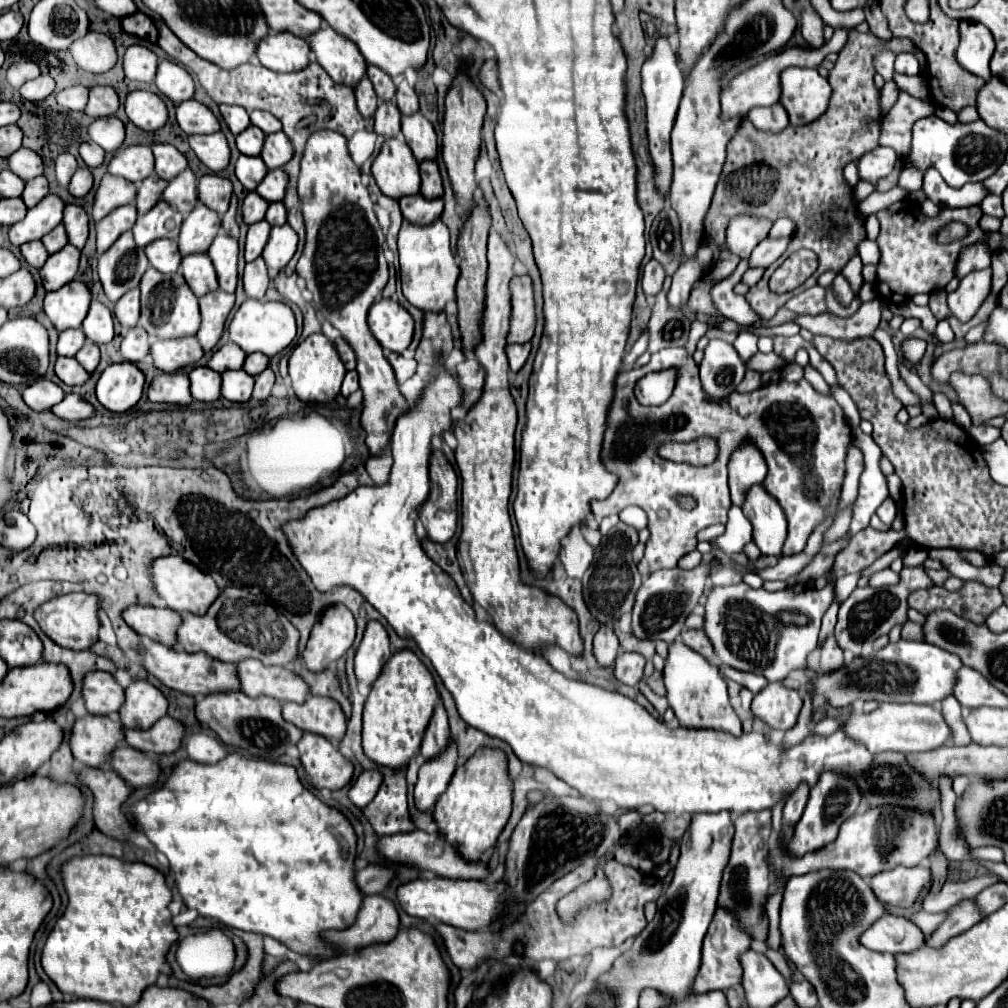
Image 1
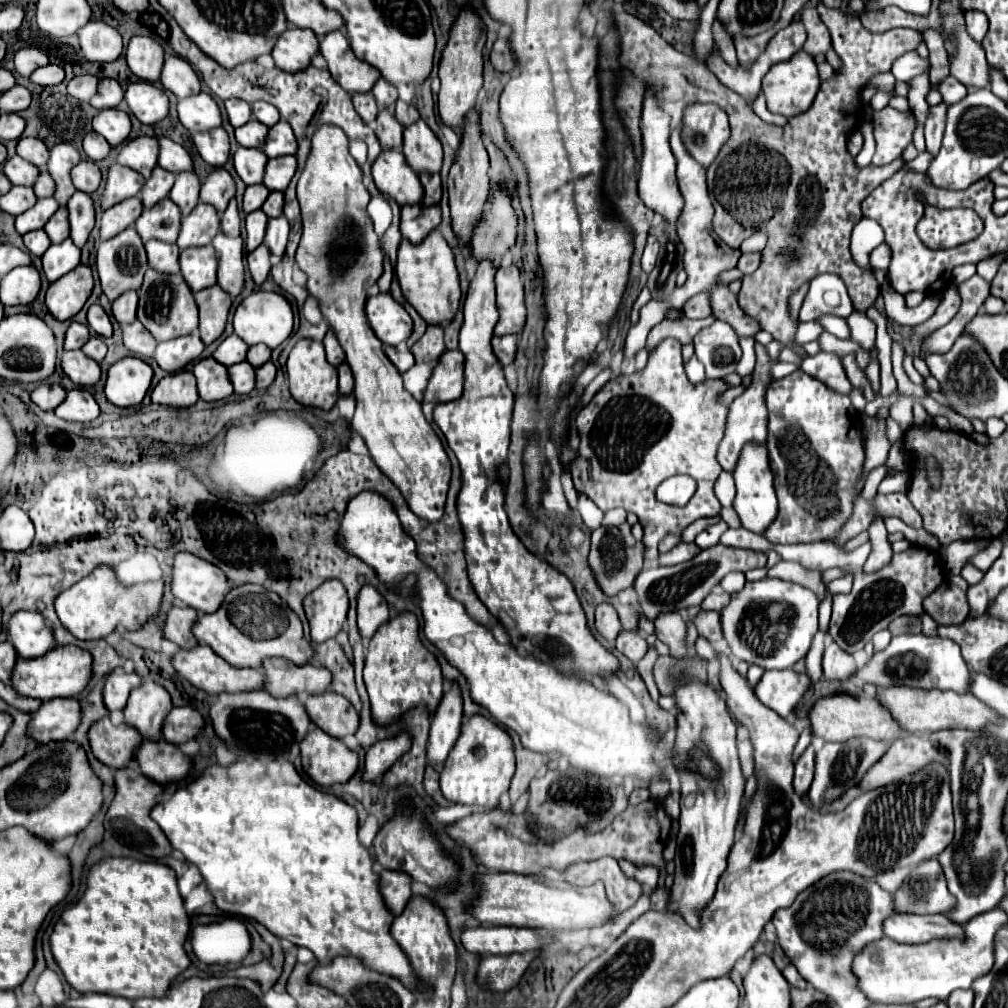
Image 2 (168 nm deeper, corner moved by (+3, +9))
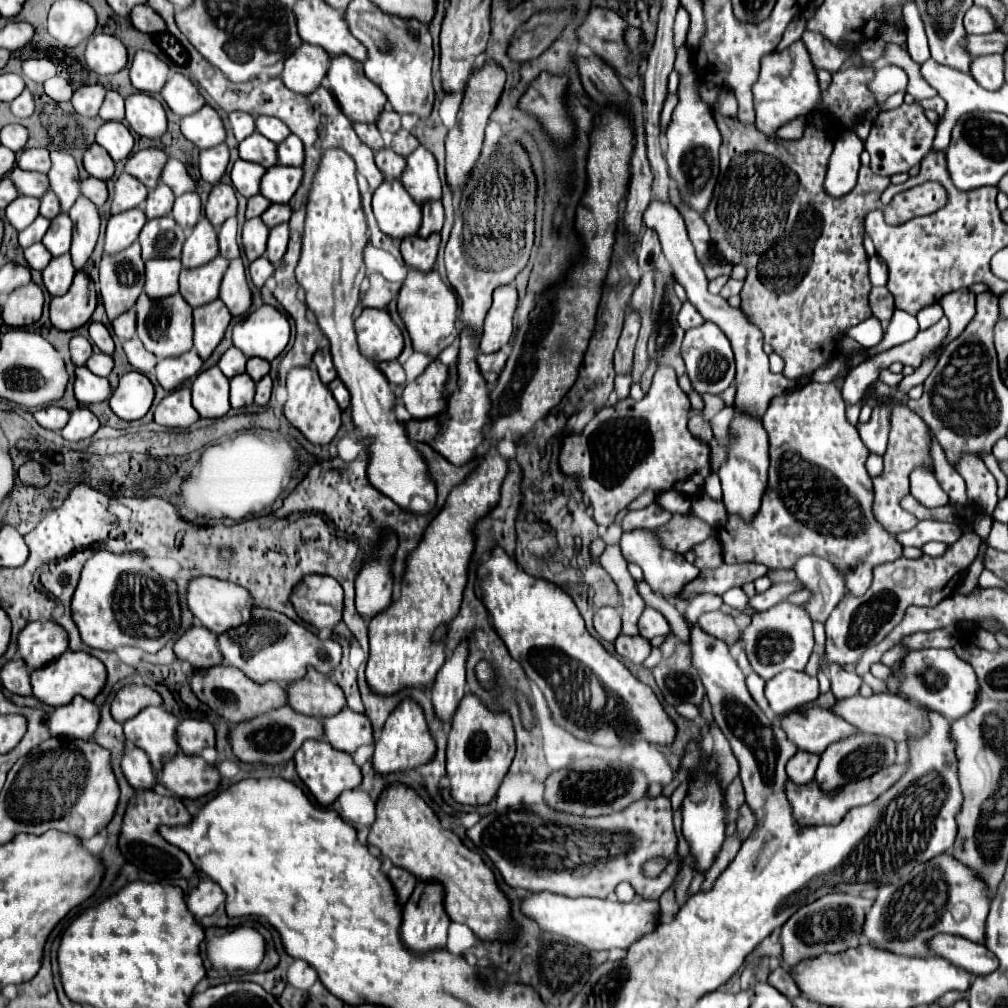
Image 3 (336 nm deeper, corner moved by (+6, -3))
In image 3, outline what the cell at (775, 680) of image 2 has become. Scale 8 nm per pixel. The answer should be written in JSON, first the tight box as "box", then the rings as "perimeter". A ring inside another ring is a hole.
{"box":[765,669,819,713],"perimeter":[[[787,669],[767,681],[765,695],[769,697],[773,713],[789,713],[819,697],[817,677],[811,677],[805,671]]]}

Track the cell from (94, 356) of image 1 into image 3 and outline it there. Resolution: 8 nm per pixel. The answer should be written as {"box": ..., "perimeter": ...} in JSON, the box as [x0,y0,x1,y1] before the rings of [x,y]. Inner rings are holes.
{"box":[87,353,113,377],"perimeter":[[[107,353],[91,355],[91,359],[87,361],[87,369],[99,377],[107,377],[113,371],[113,357]]]}

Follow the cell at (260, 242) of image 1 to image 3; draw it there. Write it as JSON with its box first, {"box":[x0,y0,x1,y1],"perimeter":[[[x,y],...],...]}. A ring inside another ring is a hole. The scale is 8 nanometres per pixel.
{"box":[243,217,269,261],"perimeter":[[[261,217],[247,219],[247,223],[243,225],[243,247],[249,261],[255,261],[265,253],[267,237],[269,237],[269,229],[261,221]]]}

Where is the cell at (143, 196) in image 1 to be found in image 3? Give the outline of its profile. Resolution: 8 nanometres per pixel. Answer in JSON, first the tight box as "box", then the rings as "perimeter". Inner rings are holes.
{"box":[145,183,175,219],"perimeter":[[[159,183],[147,195],[147,201],[145,201],[145,215],[147,215],[147,219],[157,219],[157,217],[169,215],[171,207],[173,207],[173,201],[175,201],[173,191],[165,183]]]}

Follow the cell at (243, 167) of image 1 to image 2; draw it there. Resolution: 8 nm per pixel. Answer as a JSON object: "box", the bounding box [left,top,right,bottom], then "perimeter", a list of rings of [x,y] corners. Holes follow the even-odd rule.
{"box":[234,147,266,185],"perimeter":[[[238,147],[234,153],[234,169],[240,175],[240,179],[246,185],[256,185],[262,183],[264,177],[264,167],[266,167],[266,155],[260,149],[248,149],[248,147]]]}

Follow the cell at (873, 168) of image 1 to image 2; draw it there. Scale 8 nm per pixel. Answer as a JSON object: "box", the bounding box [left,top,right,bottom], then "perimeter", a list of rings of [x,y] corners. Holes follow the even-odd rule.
{"box":[872,107,914,165],"perimeter":[[[884,107],[882,111],[876,111],[874,113],[874,137],[878,137],[878,147],[872,157],[872,165],[888,165],[896,157],[900,157],[904,147],[912,141],[912,133],[914,133],[914,119],[908,117],[906,113],[900,113],[892,107]]]}

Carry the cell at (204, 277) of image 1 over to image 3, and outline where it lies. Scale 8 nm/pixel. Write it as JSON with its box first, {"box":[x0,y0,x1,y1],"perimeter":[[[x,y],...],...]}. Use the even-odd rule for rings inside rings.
{"box":[179,255,229,307],"perimeter":[[[221,255],[197,269],[183,269],[179,277],[179,287],[183,299],[191,307],[201,307],[219,297],[219,285],[229,267],[229,261]]]}

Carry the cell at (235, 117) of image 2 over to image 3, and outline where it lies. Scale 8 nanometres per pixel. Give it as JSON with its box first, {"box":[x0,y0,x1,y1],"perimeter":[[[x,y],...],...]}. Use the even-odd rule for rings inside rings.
{"box":[229,113,255,141],"perimeter":[[[231,113],[229,121],[231,121],[237,141],[243,141],[245,137],[253,135],[253,131],[255,131],[255,119],[249,113]]]}

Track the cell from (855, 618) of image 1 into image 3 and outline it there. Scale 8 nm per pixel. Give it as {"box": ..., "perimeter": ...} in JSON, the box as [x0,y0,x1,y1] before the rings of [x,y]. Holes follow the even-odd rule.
{"box":[825,533,981,665],"perimeter":[[[963,533],[959,541],[949,545],[947,553],[941,557],[923,555],[921,559],[901,557],[891,563],[883,563],[873,569],[875,579],[869,591],[863,597],[843,597],[835,611],[829,615],[825,623],[827,631],[827,659],[829,663],[845,665],[857,661],[867,647],[883,641],[895,625],[901,623],[905,609],[909,605],[917,607],[935,607],[947,595],[955,591],[957,575],[967,571],[967,567],[977,557],[981,539],[977,533]]]}

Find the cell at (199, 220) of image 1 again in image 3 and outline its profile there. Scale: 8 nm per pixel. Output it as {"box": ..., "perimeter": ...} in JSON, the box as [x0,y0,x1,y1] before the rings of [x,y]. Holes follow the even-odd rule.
{"box":[181,217,219,269],"perimeter":[[[203,217],[193,233],[187,237],[185,245],[183,245],[183,255],[181,255],[181,263],[185,269],[197,269],[205,263],[209,263],[211,259],[215,259],[219,255],[217,249],[217,233],[211,227],[211,223],[207,223],[207,219]]]}

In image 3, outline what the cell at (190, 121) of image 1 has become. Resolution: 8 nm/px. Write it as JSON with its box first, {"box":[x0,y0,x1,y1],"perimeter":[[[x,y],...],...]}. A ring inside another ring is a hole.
{"box":[181,105,225,149],"perimeter":[[[205,105],[201,111],[181,119],[181,133],[199,149],[211,149],[225,141],[225,127],[217,111]]]}

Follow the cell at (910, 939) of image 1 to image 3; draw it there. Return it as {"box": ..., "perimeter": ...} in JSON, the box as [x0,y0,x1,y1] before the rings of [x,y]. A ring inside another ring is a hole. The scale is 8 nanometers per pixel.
{"box":[929,935,997,975],"perimeter":[[[935,935],[929,941],[929,947],[939,957],[963,967],[971,975],[989,975],[997,969],[995,955],[983,943],[975,943],[959,935]]]}

